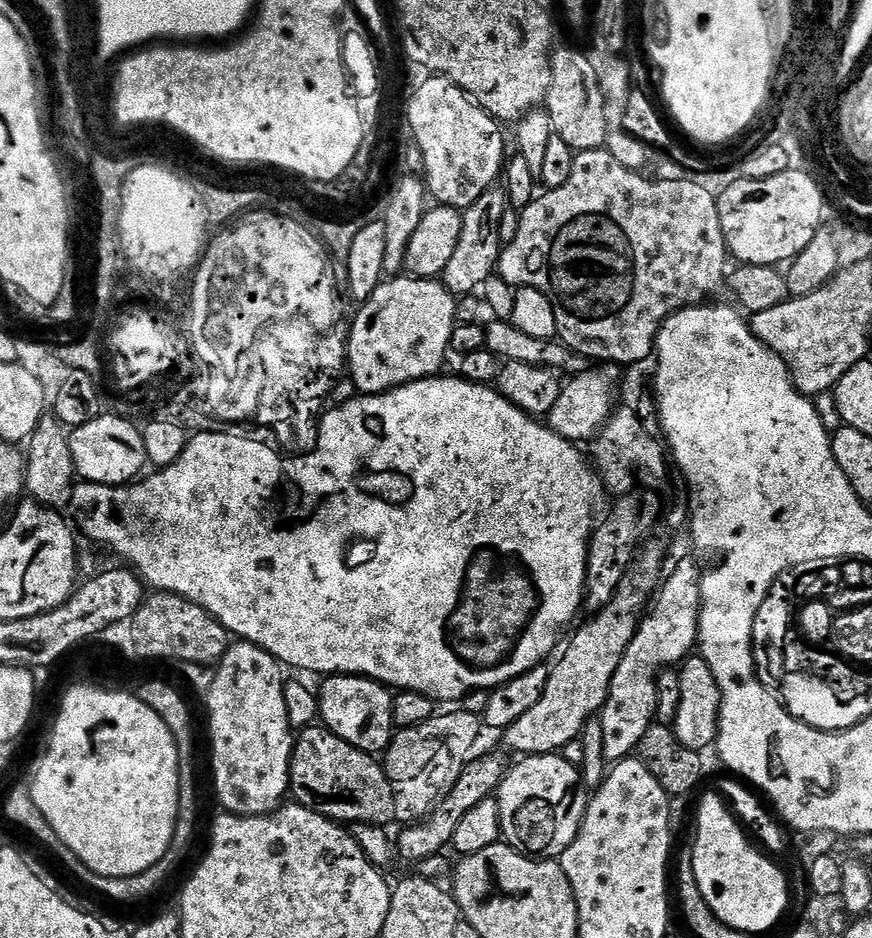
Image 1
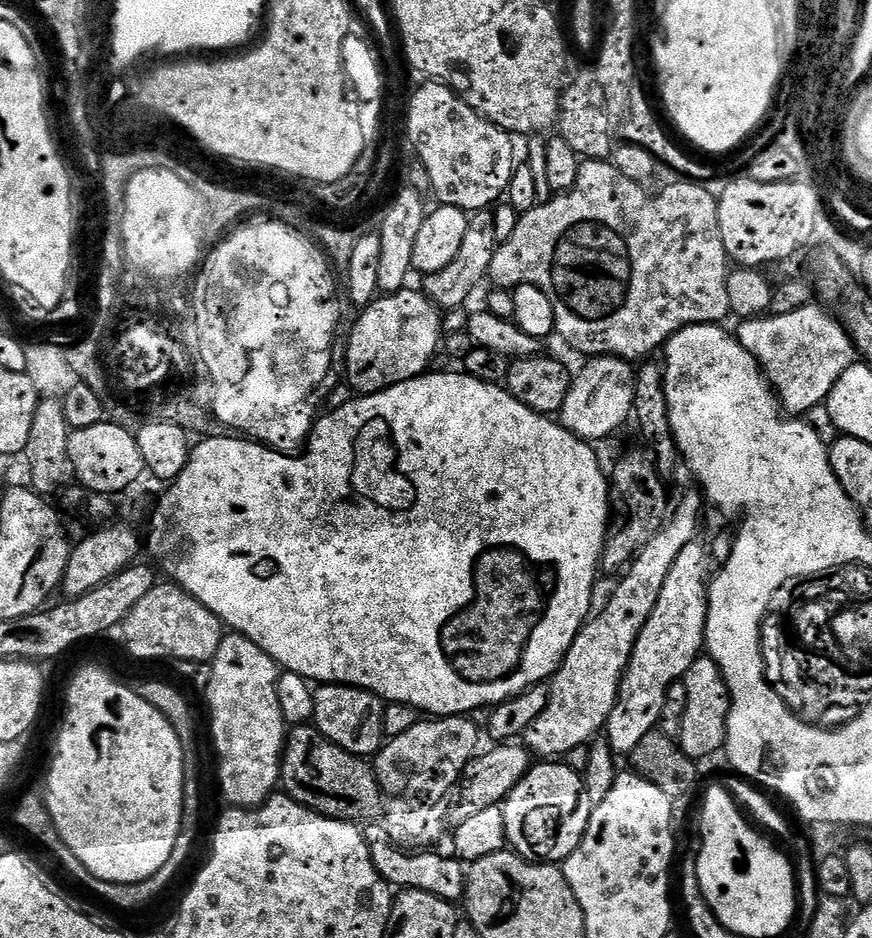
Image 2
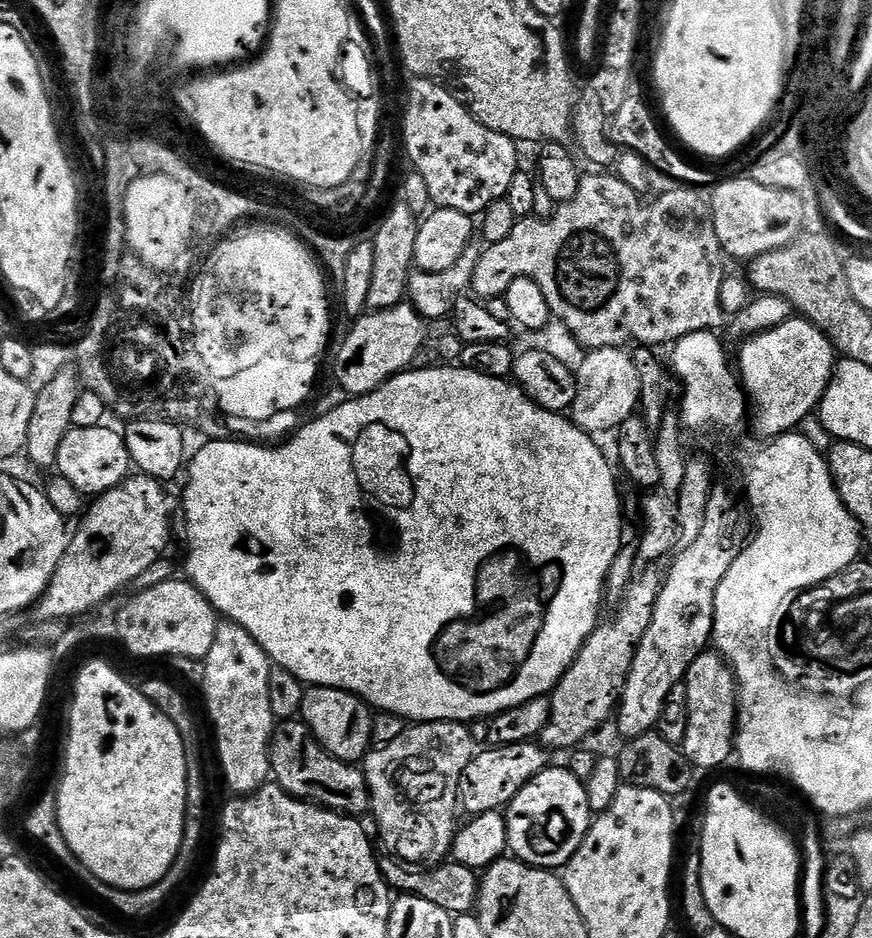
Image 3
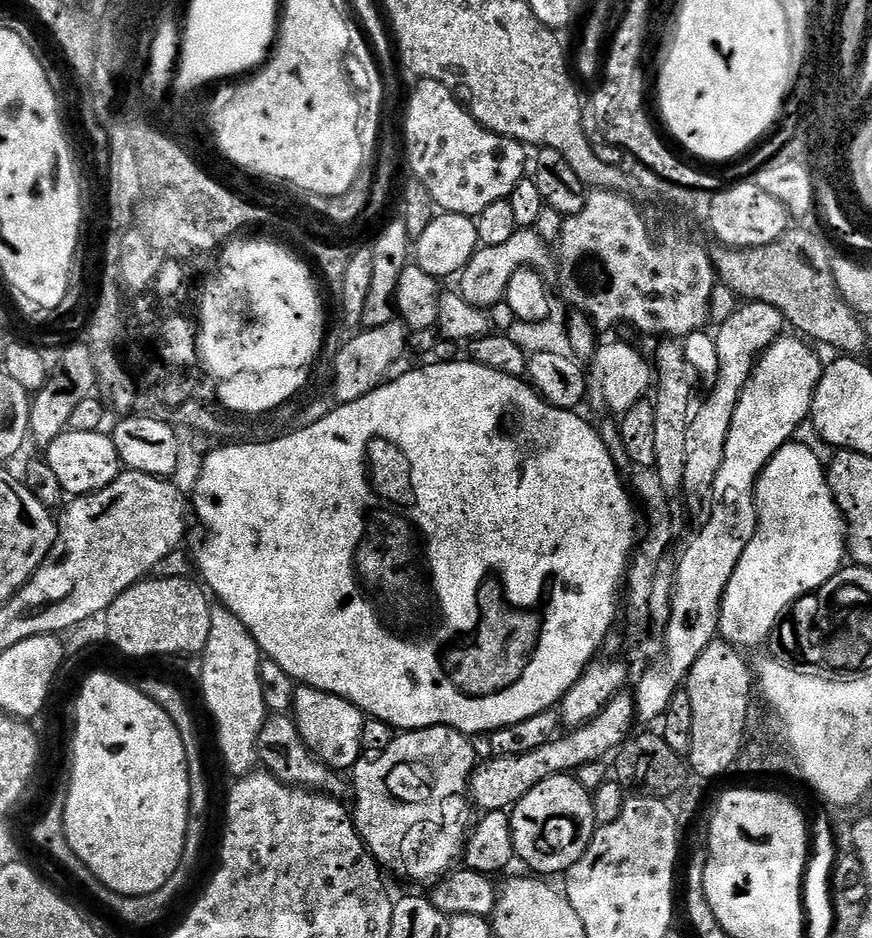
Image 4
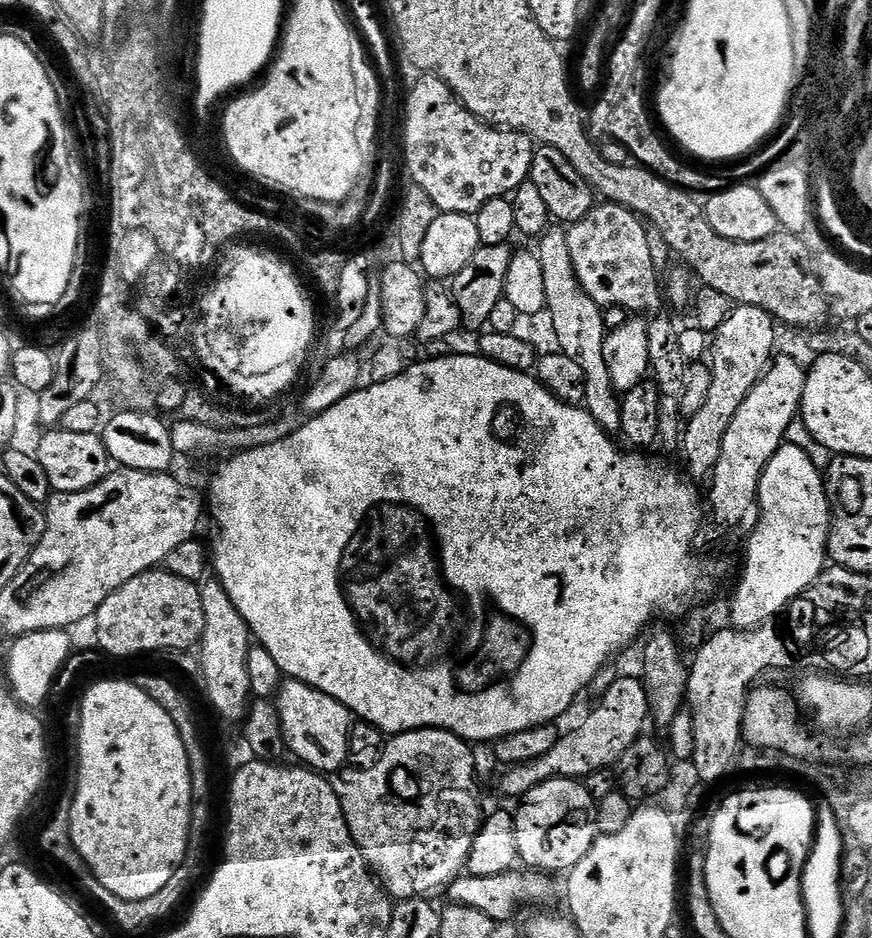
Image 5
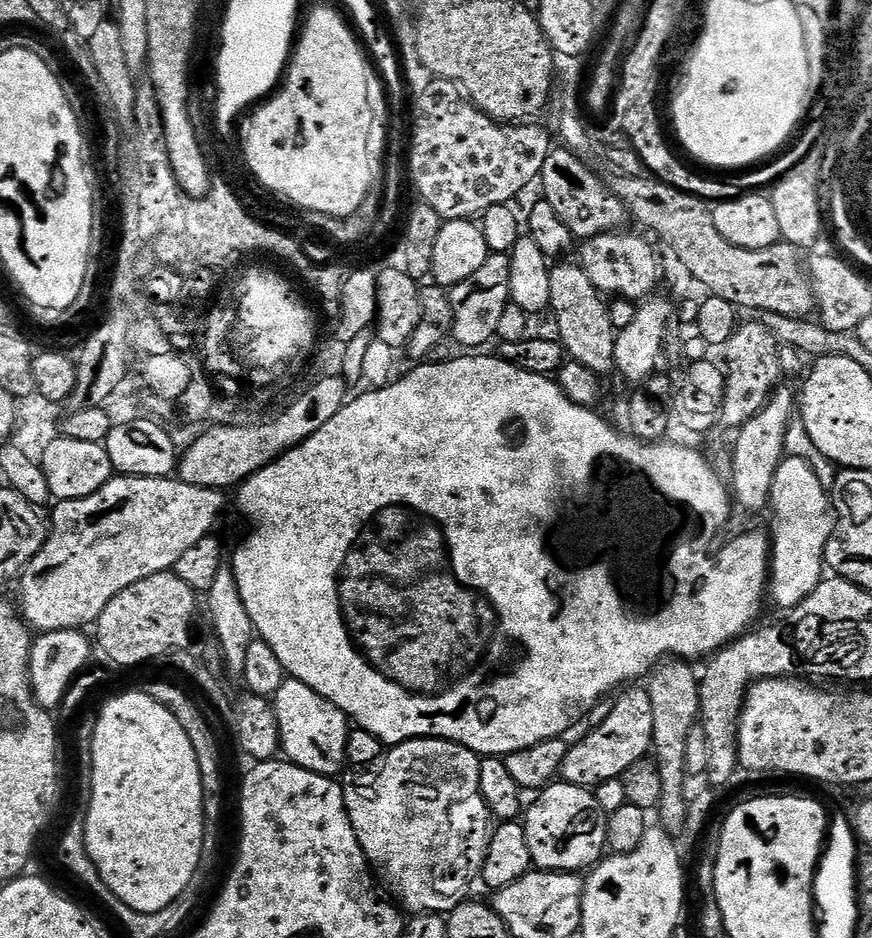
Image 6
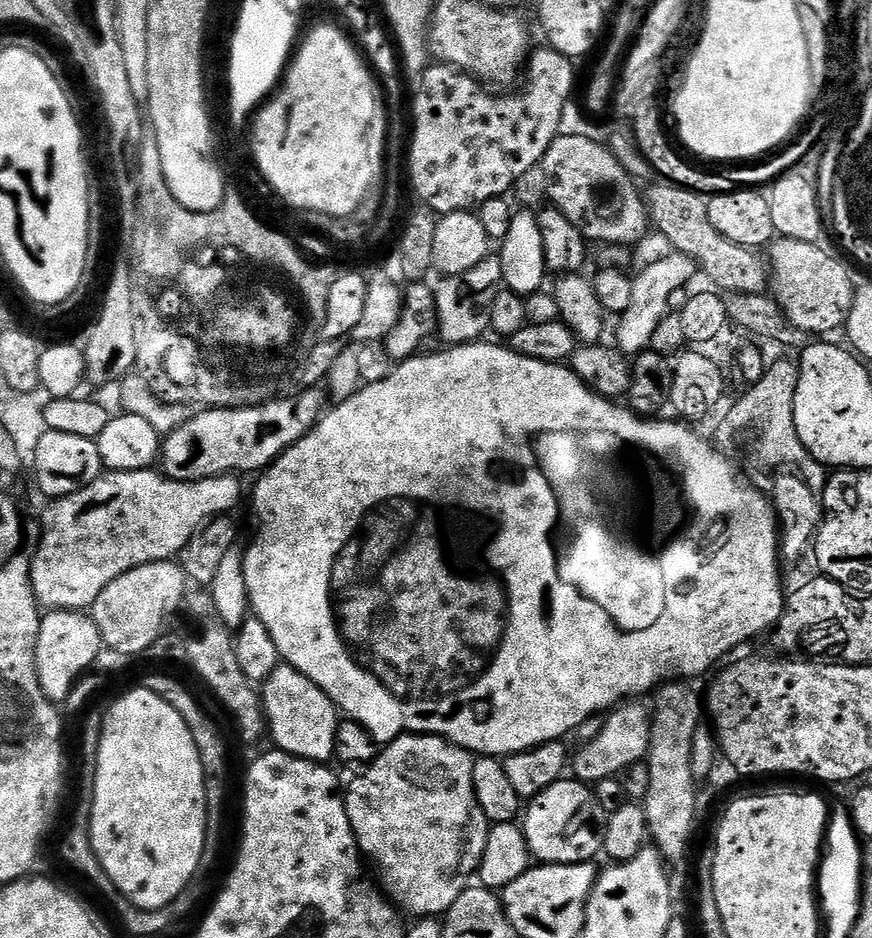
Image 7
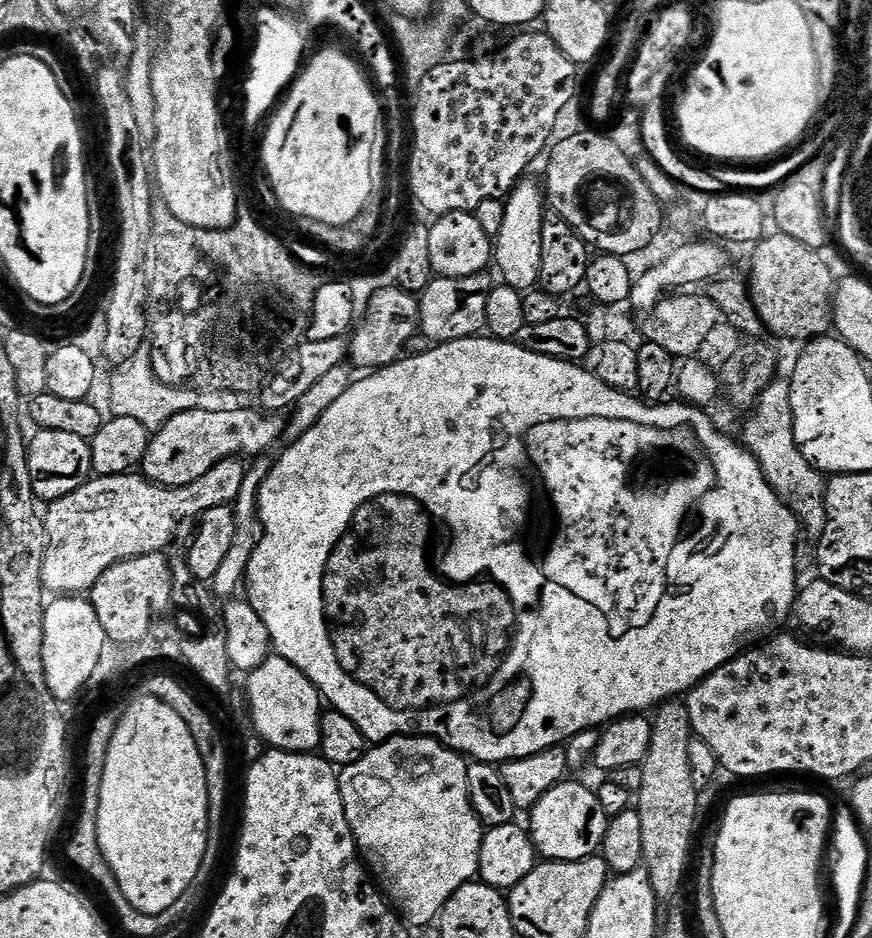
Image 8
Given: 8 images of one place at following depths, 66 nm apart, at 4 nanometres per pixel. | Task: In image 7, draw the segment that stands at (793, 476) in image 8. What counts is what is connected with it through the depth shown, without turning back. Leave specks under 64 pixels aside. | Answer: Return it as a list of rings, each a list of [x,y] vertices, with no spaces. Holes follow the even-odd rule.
[[[795,359],[776,360],[767,365],[761,380],[755,381],[752,388],[728,413],[716,432],[715,443],[721,449],[728,450],[735,442],[736,436],[756,435],[756,452],[772,468],[780,468],[789,464],[791,471],[804,481],[804,485],[812,493],[823,493],[828,485],[829,469],[822,462],[815,460],[802,446],[802,438],[798,438],[798,430],[794,426],[794,394],[798,390],[800,366]]]

